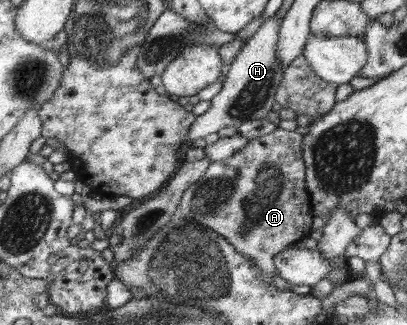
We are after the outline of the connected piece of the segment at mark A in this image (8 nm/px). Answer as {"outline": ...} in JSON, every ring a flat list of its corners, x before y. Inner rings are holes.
{"outline":[[277,127,269,134,251,139,229,158,212,162,203,177,184,190,177,210,177,214,186,222,196,222,206,226,229,241,239,254,254,262,260,276,268,282,272,282,276,271,273,256,312,232,311,224,313,224,314,214,305,180,306,167,302,157,302,136,297,131,287,131]]}

